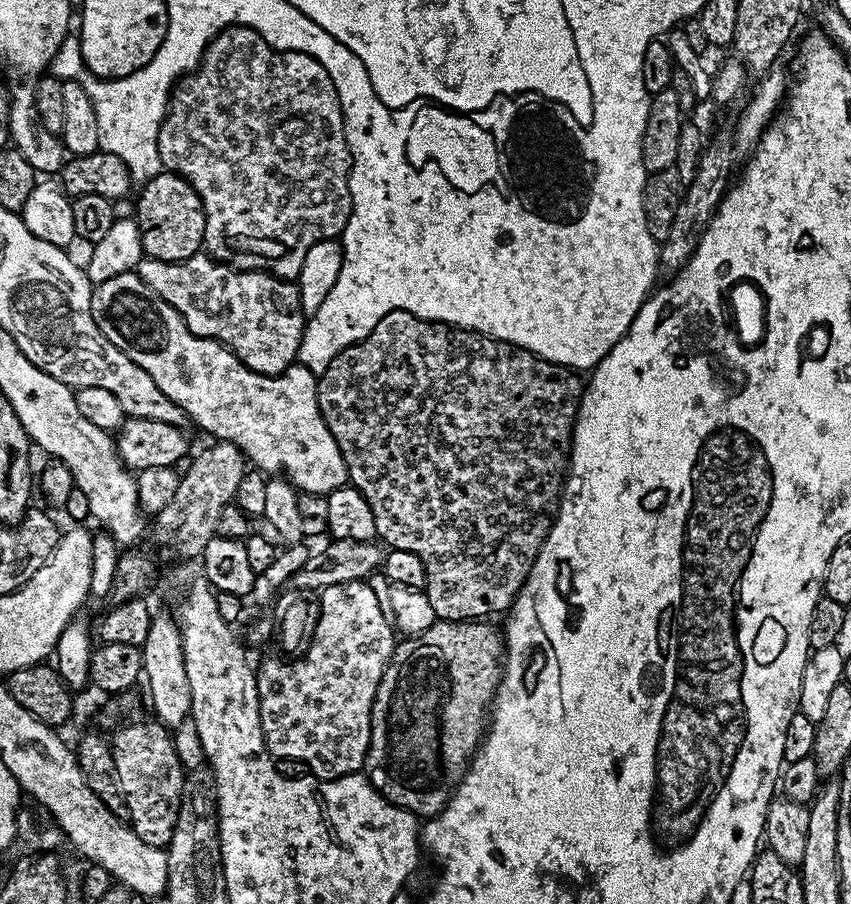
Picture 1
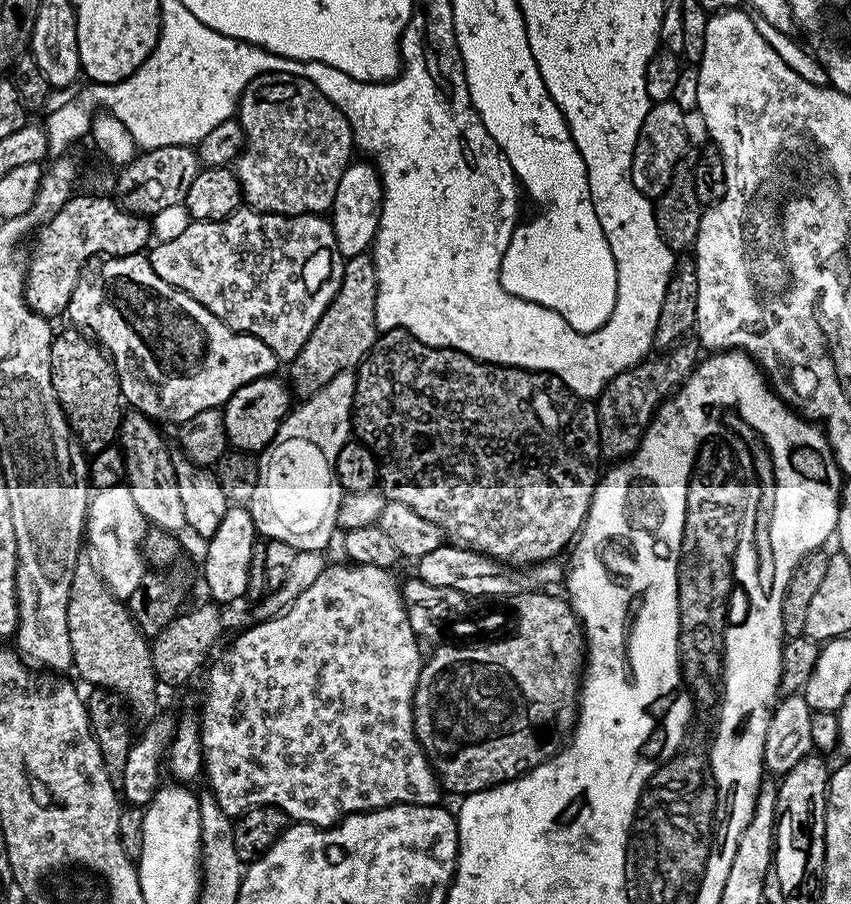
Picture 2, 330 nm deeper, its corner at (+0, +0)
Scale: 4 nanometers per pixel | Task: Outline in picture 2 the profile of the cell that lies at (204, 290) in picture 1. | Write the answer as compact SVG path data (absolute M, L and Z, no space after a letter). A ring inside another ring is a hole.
M247 206L237 208L234 215L224 220L190 222L178 238L159 242L155 247L147 257L154 266L154 274L158 274L162 282L170 282L170 286L190 294L194 302L206 306L206 310L226 327L266 342L280 362L291 362L302 346L306 346L310 330L318 326L318 318L322 318L326 306L330 306L334 294L338 294L342 286L346 259L338 250L332 222L327 215L283 216L277 212L257 212Z

